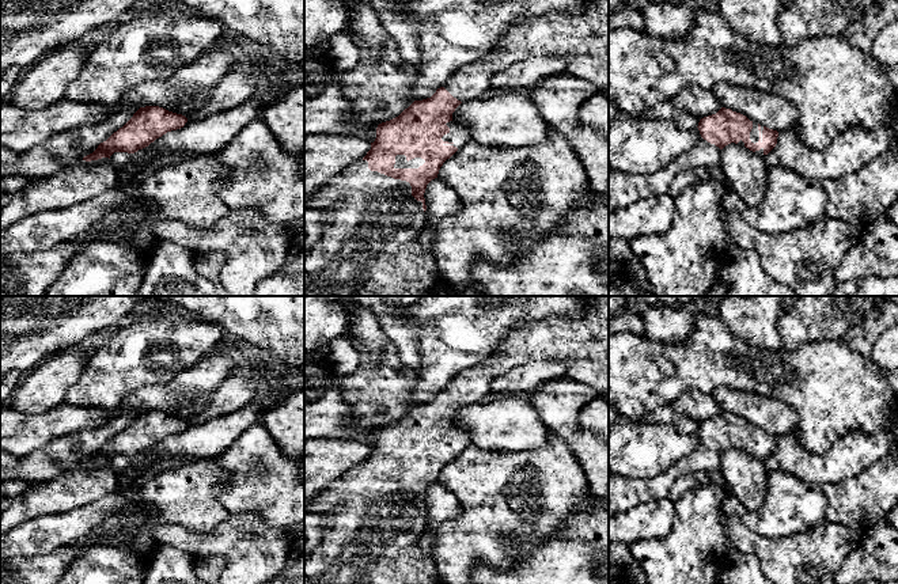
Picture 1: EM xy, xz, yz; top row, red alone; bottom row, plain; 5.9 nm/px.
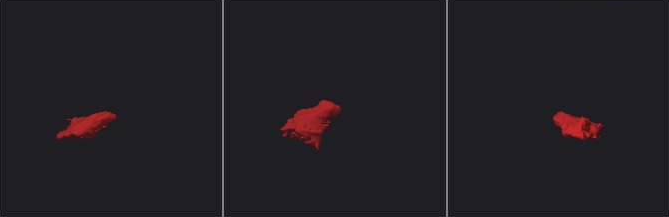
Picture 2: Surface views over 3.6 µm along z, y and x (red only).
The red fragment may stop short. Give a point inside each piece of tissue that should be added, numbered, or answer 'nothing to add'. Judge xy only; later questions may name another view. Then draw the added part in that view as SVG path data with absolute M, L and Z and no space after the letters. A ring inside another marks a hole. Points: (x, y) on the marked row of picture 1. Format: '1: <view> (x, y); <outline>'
1: xy (121, 160); M114 152L110 156L110 162L117 167L121 172L126 170L126 167L132 163L133 153L128 152Z

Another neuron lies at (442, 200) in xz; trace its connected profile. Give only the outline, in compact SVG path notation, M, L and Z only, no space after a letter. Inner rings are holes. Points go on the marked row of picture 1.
M439 178L432 179L425 189L425 225L414 232L418 243L433 255L435 224L446 216L452 216L462 209L456 191Z

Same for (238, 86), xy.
M236 67L219 80L208 102L200 110L186 115L186 118L187 121L201 121L209 115L231 110L251 99L255 87L254 73L242 67Z

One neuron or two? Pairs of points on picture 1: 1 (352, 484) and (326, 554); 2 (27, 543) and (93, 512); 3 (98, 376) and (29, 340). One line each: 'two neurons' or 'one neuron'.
1: one neuron
2: one neuron
3: two neurons

